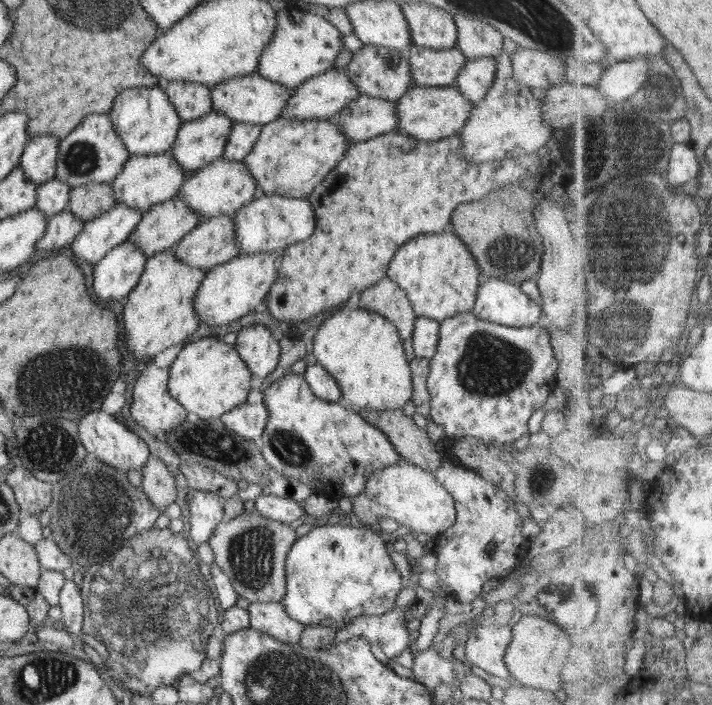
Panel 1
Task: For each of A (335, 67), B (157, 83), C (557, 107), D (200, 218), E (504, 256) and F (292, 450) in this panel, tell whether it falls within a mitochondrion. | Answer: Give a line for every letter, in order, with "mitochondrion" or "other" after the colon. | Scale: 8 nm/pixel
A: other
B: other
C: other
D: other
E: mitochondrion
F: mitochondrion

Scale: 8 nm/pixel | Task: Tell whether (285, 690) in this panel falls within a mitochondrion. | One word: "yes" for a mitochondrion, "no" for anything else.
yes

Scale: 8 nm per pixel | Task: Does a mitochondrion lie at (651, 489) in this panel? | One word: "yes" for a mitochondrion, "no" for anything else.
no

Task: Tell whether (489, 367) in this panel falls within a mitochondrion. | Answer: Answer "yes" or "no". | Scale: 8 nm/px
yes

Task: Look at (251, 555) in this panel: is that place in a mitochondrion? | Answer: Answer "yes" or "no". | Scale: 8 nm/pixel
yes

